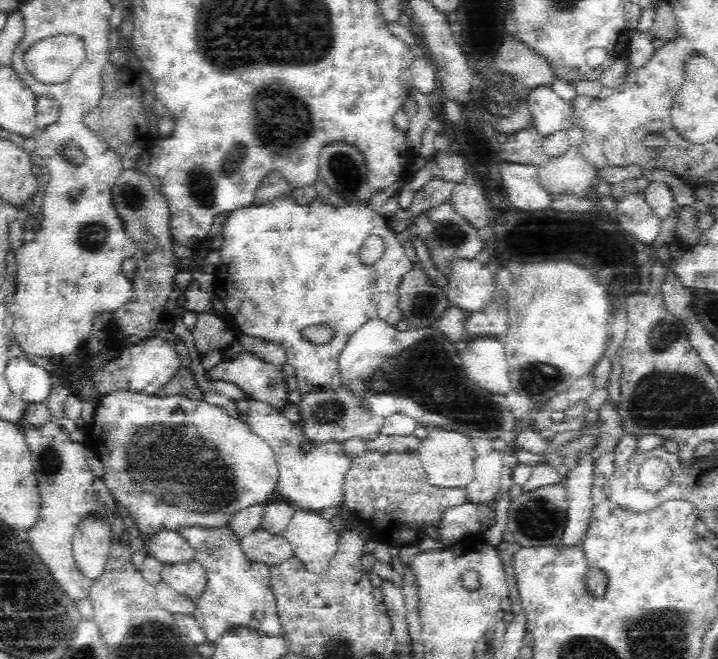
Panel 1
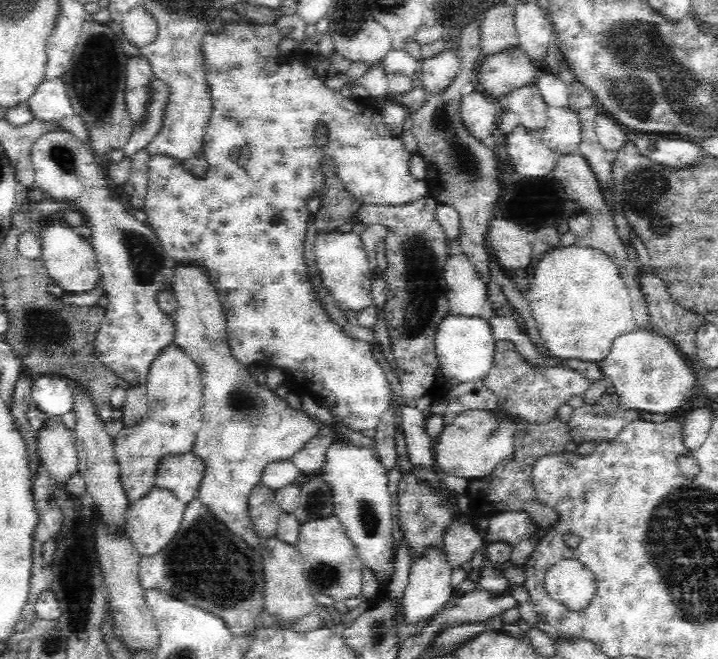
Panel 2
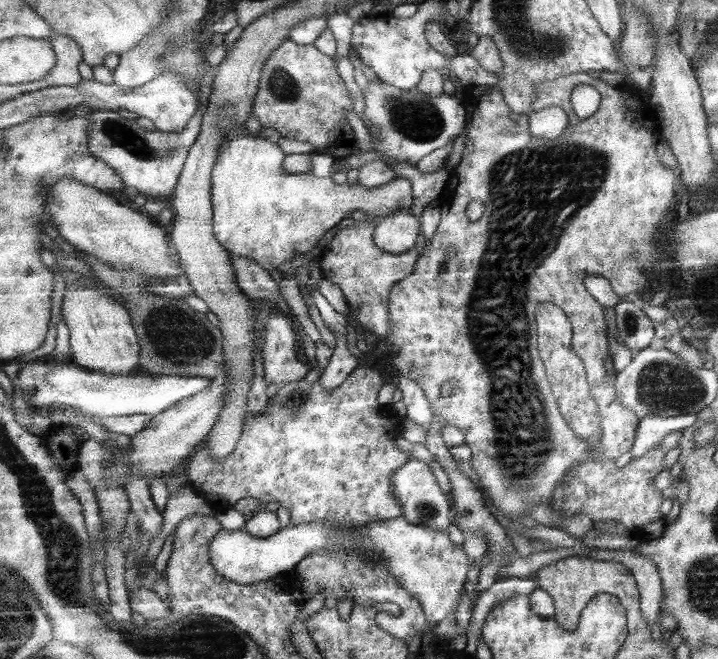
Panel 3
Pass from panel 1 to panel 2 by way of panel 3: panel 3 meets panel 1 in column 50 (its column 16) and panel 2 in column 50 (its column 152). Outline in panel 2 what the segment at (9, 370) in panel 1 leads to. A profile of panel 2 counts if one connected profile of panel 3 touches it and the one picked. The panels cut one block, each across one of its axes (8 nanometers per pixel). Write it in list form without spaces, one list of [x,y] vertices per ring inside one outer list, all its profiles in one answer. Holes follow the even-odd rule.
[[[40,376],[32,388],[32,404],[36,410],[46,412],[50,418],[60,420],[66,412],[72,412],[70,382],[62,376]]]

